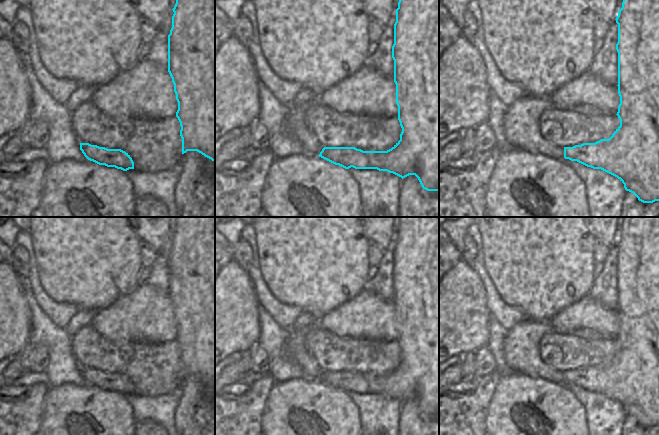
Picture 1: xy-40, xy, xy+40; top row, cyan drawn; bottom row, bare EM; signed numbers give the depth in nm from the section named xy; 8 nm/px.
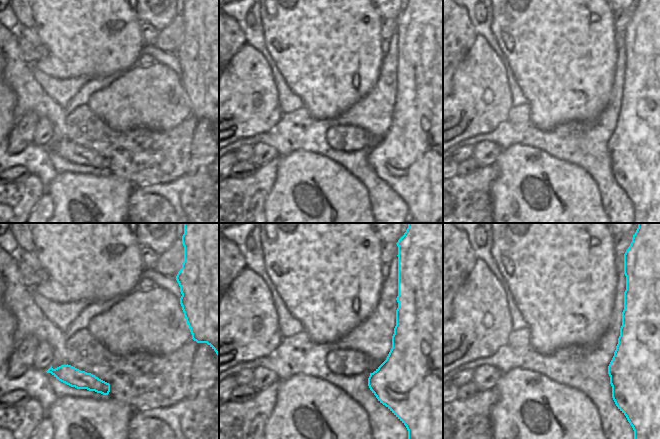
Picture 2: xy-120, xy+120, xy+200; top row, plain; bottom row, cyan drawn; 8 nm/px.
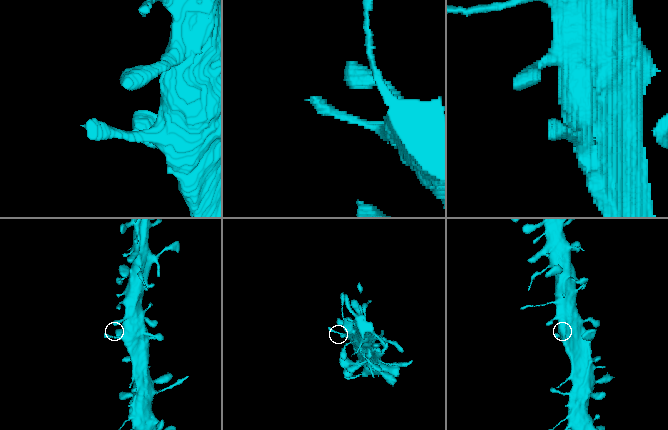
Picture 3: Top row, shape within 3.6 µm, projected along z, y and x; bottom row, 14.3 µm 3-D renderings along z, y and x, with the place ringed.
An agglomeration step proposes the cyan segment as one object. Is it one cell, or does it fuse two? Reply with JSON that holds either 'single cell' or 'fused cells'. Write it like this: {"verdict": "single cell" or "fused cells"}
{"verdict": "single cell"}

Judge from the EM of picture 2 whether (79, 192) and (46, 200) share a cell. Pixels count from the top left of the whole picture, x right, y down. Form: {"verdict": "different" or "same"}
{"verdict": "different"}

